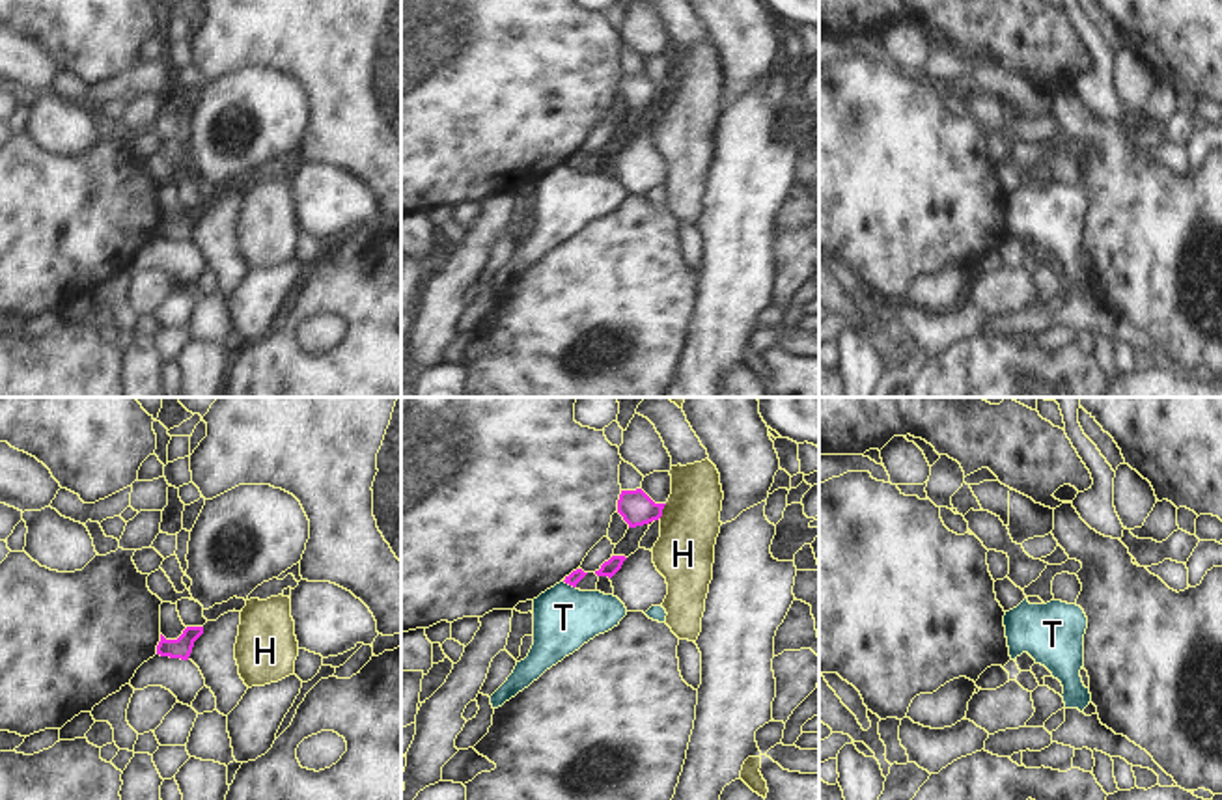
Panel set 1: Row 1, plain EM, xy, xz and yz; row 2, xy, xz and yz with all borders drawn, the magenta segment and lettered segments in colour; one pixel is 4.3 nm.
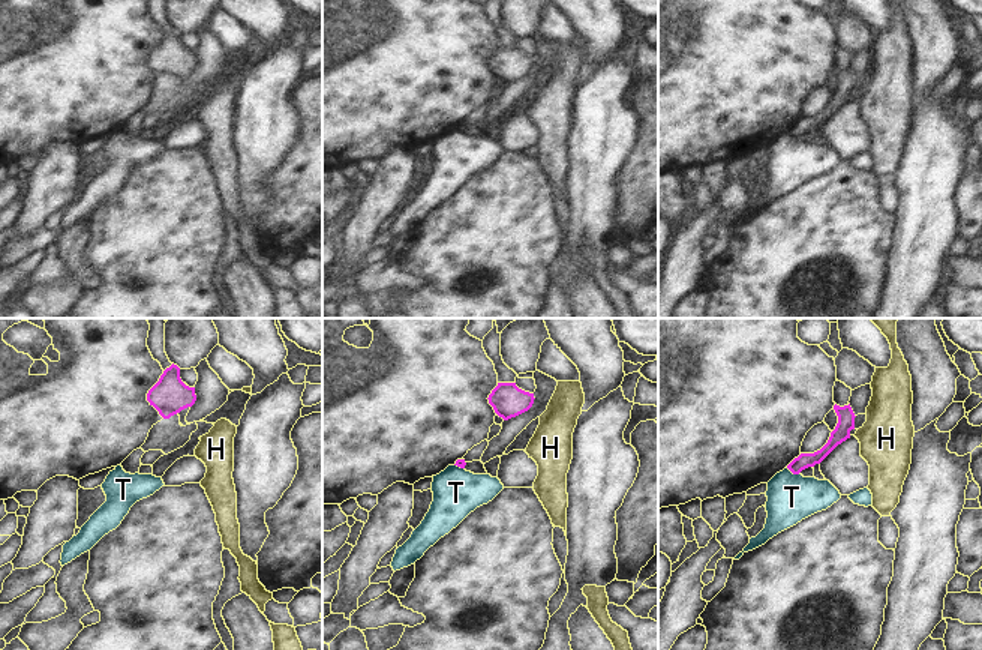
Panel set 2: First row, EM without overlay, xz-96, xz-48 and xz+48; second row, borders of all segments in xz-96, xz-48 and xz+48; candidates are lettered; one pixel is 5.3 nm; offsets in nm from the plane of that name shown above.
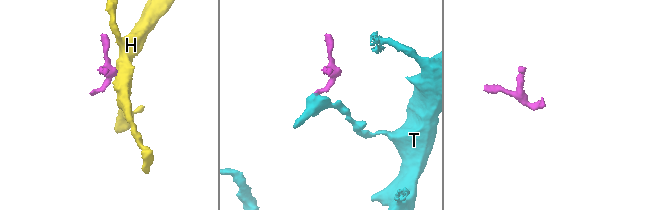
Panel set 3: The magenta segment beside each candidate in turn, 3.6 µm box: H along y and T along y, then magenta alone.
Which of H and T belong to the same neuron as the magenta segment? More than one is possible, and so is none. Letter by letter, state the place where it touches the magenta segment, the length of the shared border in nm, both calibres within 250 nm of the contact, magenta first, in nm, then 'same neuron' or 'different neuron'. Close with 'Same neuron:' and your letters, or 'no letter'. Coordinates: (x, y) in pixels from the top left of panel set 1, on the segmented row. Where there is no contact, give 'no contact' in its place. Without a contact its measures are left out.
H: contact xz (661, 511); length 70 nm; calibres 150 and 260 nm; different neuron
T: contact xz (569, 584); length 70 nm; calibres 60 and 280 nm; different neuron
Same neuron: no letter

